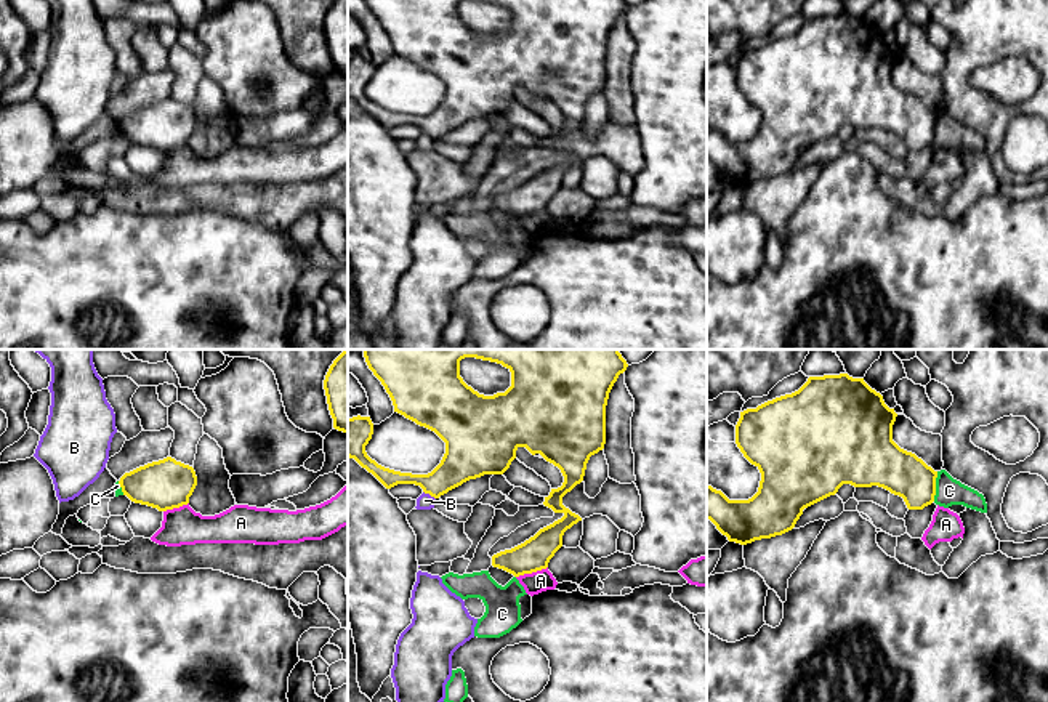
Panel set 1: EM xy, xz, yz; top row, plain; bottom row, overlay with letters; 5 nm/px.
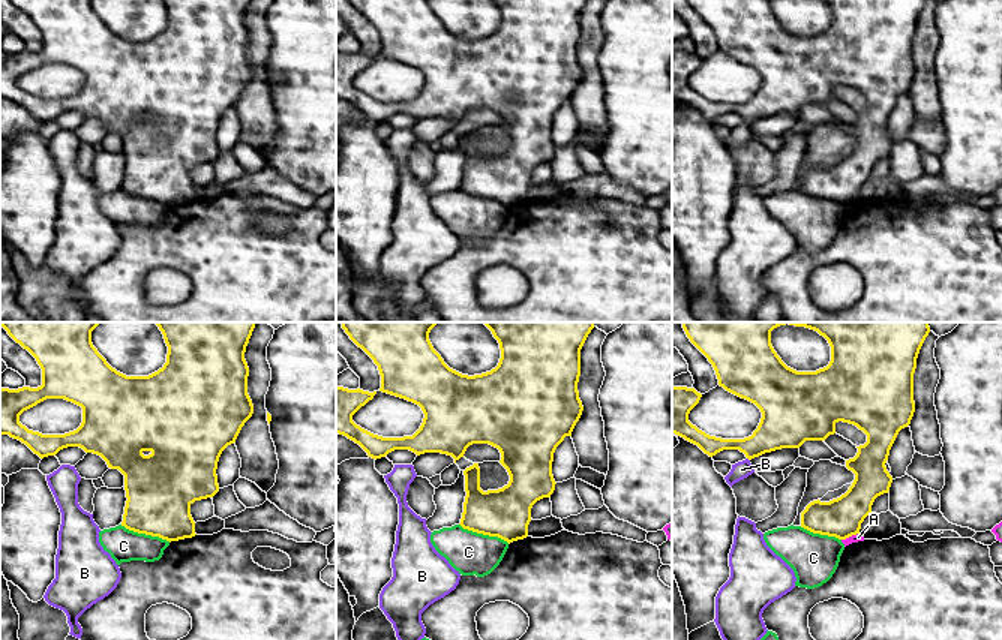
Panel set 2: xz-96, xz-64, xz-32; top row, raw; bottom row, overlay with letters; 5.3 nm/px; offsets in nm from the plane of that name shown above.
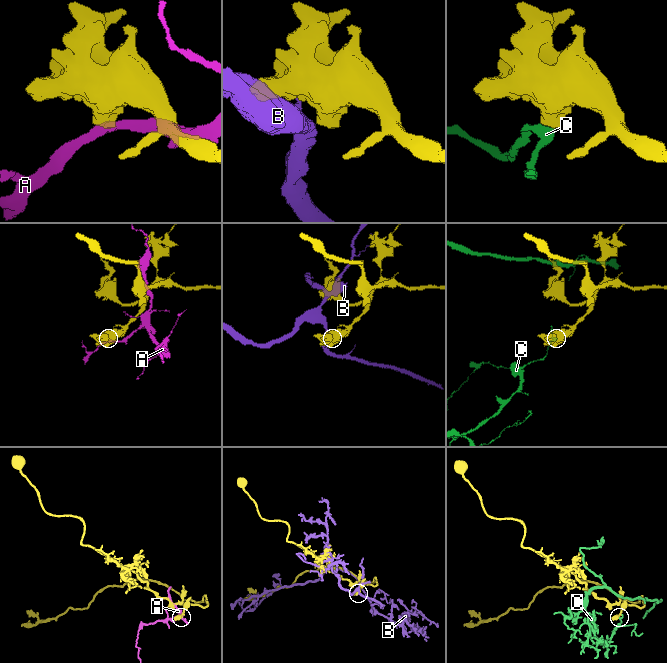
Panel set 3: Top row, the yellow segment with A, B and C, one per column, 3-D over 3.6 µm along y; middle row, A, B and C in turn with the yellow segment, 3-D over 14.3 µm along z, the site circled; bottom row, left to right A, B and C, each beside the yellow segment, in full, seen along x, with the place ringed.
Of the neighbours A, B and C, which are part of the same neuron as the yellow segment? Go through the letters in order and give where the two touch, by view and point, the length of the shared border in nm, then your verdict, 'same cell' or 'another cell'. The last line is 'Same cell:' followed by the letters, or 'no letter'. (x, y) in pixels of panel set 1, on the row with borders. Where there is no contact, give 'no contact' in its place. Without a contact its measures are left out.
A: meets yellow in xz at (531, 572); contact 170 nm long; another cell
B: meets yellow in xz at (430, 494); contact 80 nm long; another cell
C: meets yellow in yz at (935, 486); contact 150 nm long; another cell
Same cell: no letter

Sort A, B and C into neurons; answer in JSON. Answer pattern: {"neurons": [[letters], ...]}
{"neurons": [["A"], ["B"], ["C"]]}

